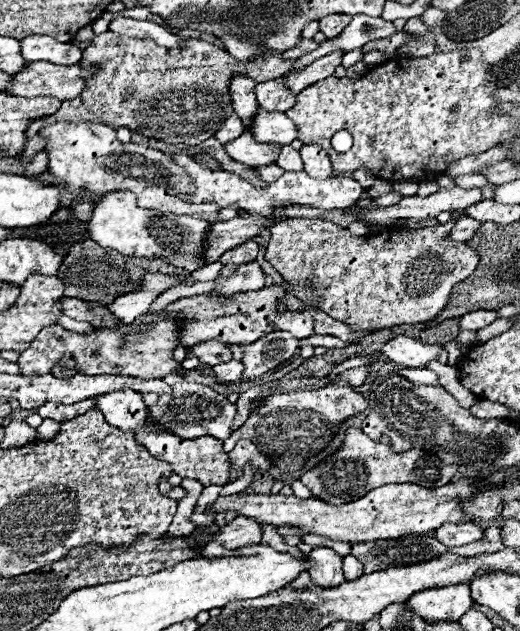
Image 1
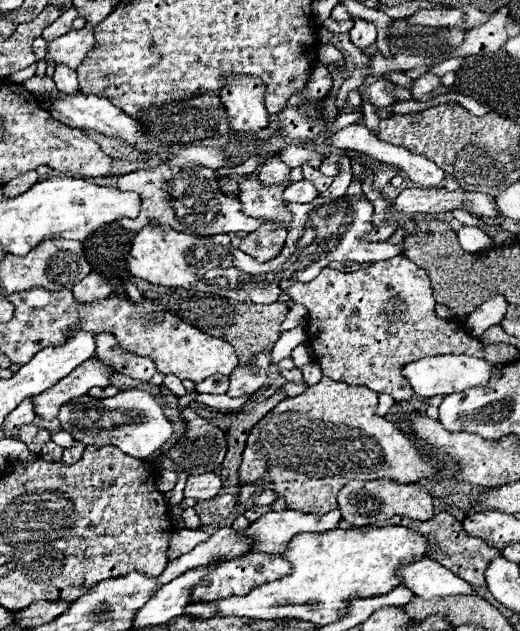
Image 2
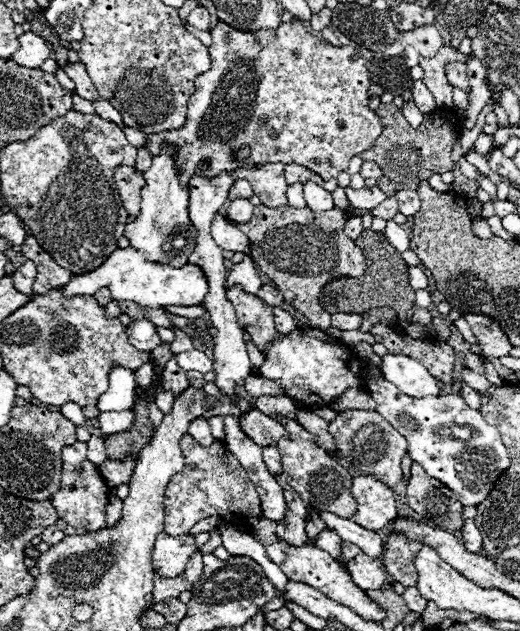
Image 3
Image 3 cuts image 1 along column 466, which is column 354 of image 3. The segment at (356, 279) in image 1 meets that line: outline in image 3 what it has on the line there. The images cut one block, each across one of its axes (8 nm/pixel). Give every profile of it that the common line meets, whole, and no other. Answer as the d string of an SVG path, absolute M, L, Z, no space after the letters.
M260 204L254 208L250 222L236 224L242 228L242 232L246 232L246 236L250 236L250 242L256 246L256 250L250 250L256 266L266 272L274 284L278 284L284 300L292 304L302 316L306 316L310 326L320 330L330 326L330 314L322 310L318 302L322 286L338 276L358 278L366 270L360 248L342 232L344 222L344 212L338 208L332 208L330 212L312 212L306 206L282 206L274 210Z

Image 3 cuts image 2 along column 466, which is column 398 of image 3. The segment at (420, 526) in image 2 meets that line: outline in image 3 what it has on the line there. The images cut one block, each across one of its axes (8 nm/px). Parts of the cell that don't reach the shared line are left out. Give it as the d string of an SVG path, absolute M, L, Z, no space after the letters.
M392 532L384 538L384 552L382 552L384 566L386 566L388 574L392 576L392 580L400 582L404 588L412 588L418 582L414 558L420 548L422 548L420 542L408 540L396 532Z

